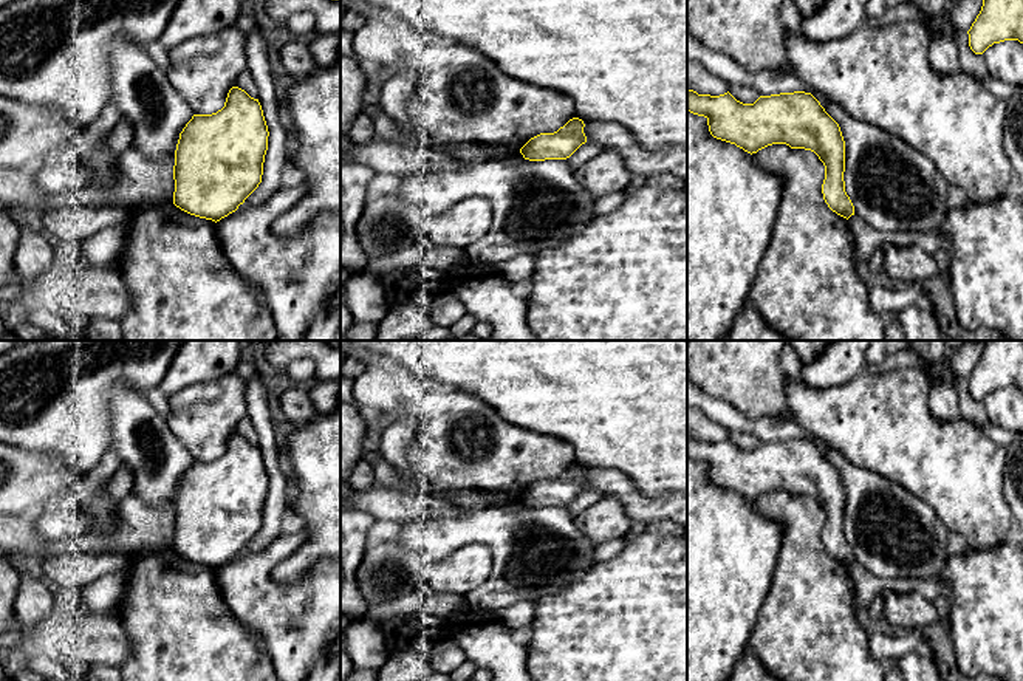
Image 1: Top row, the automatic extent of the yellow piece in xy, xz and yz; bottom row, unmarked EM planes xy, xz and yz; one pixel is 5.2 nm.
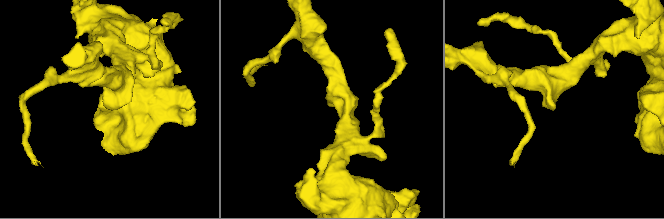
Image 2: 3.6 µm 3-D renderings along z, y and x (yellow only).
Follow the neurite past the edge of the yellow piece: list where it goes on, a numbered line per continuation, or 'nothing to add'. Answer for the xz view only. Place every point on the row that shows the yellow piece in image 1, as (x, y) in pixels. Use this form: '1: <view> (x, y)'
nothing to add

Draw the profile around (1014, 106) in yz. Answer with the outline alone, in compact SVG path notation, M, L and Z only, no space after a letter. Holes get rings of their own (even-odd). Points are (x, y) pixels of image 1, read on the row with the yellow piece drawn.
M1023 85L1006 101L1004 149L1012 170L1023 186Z

